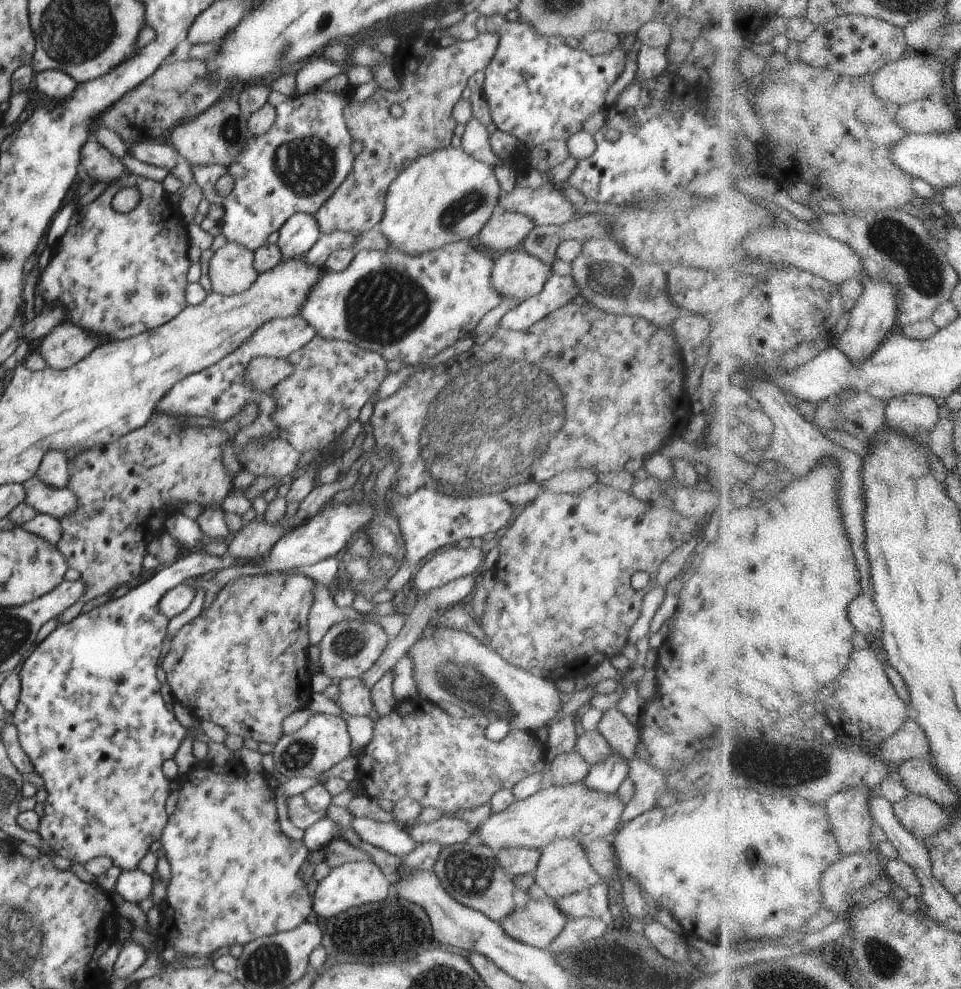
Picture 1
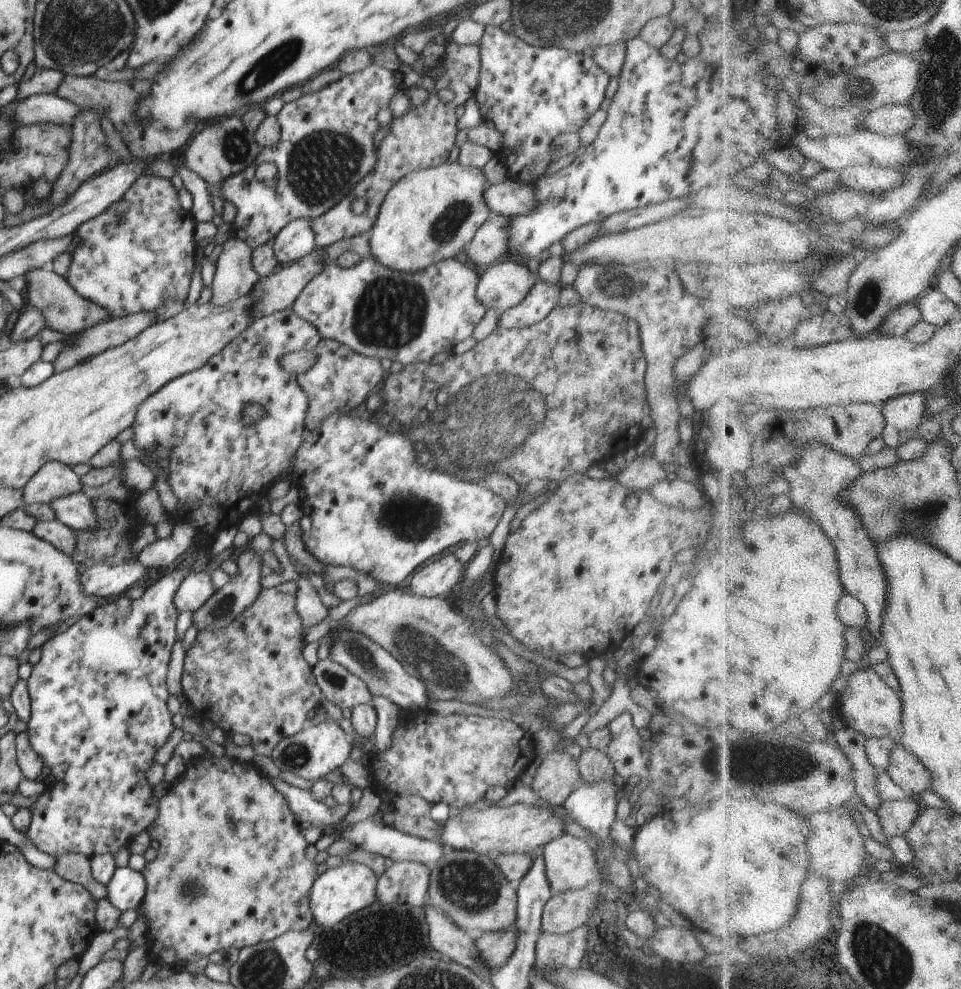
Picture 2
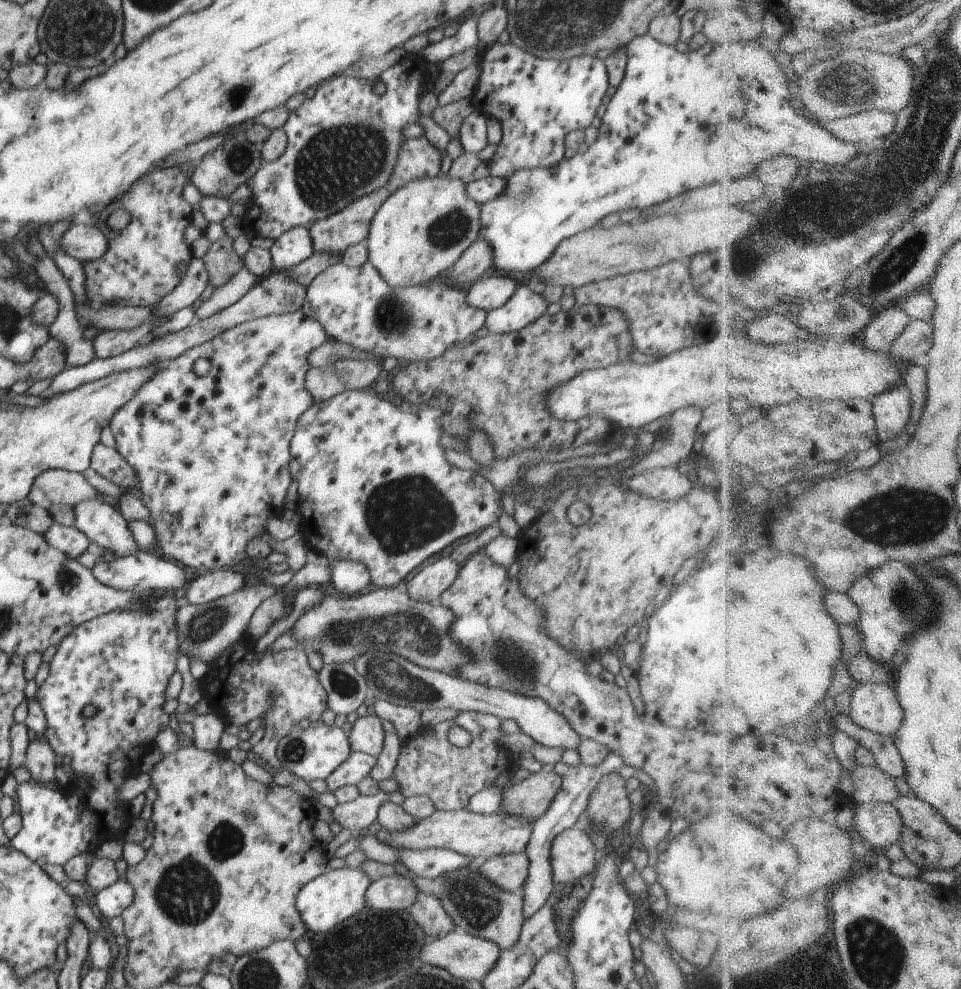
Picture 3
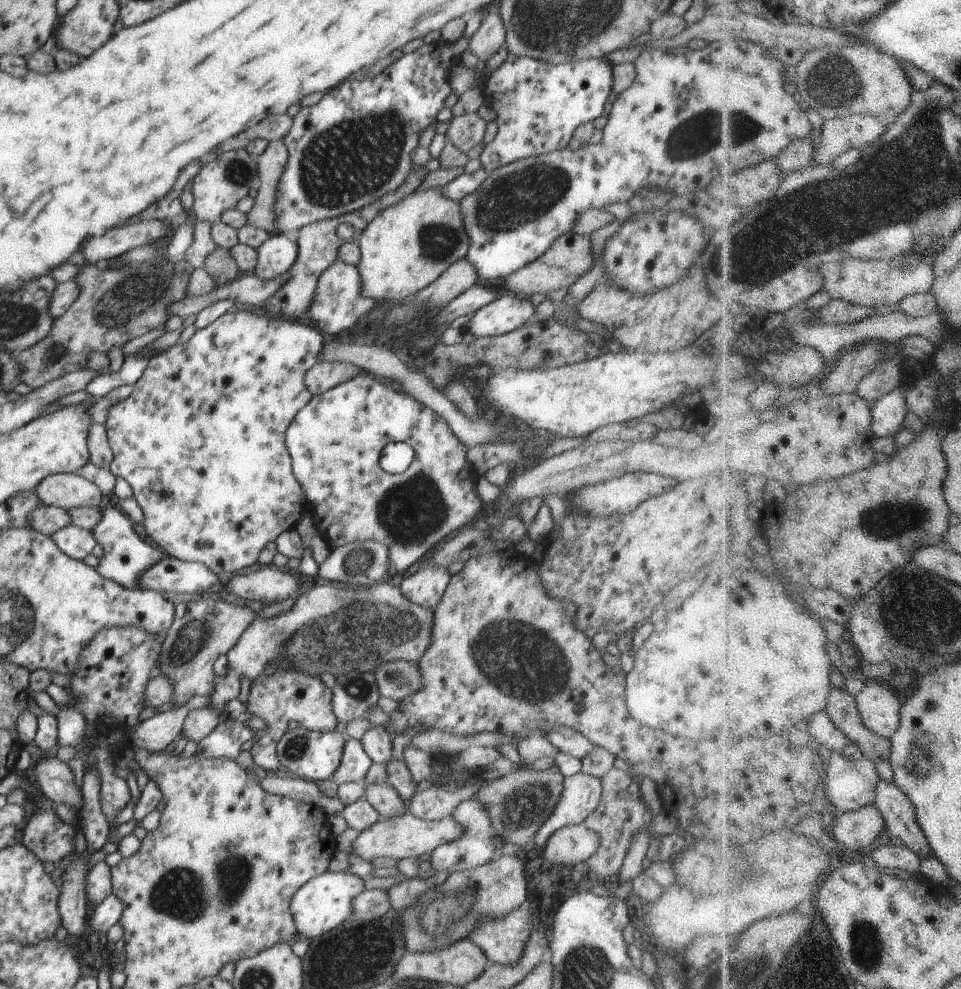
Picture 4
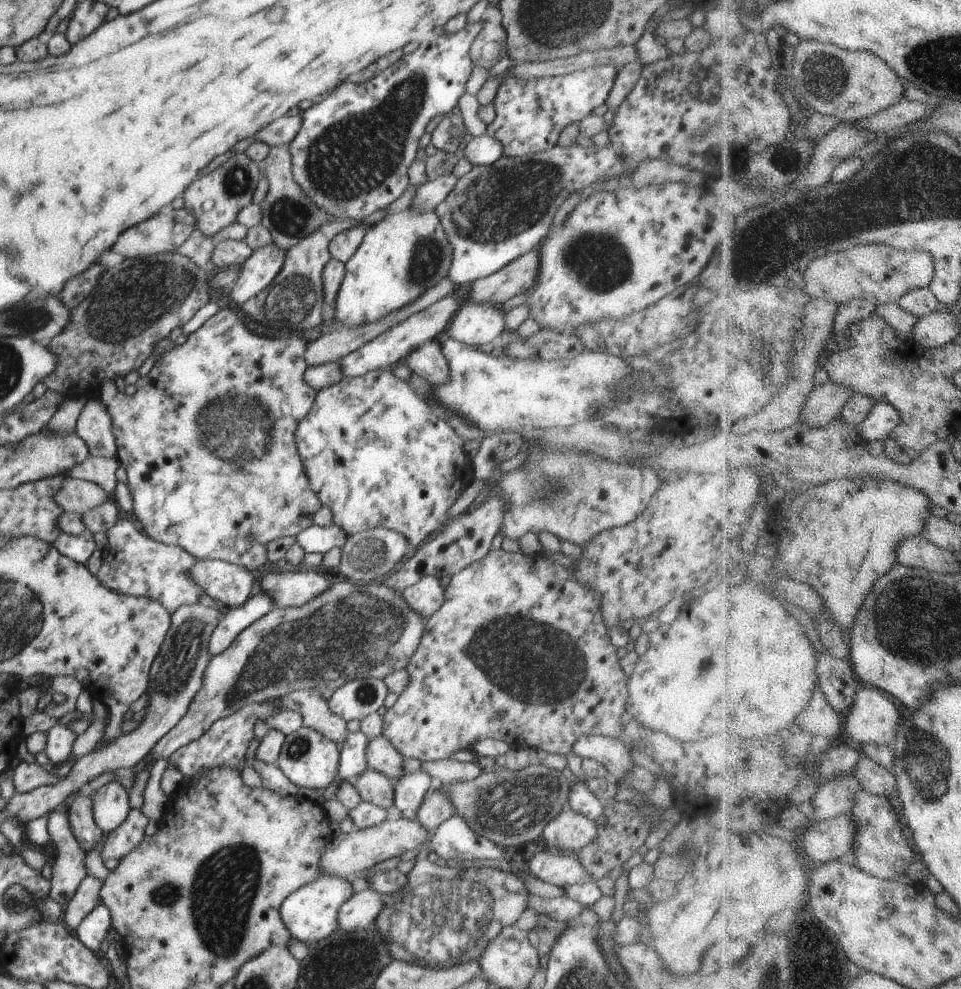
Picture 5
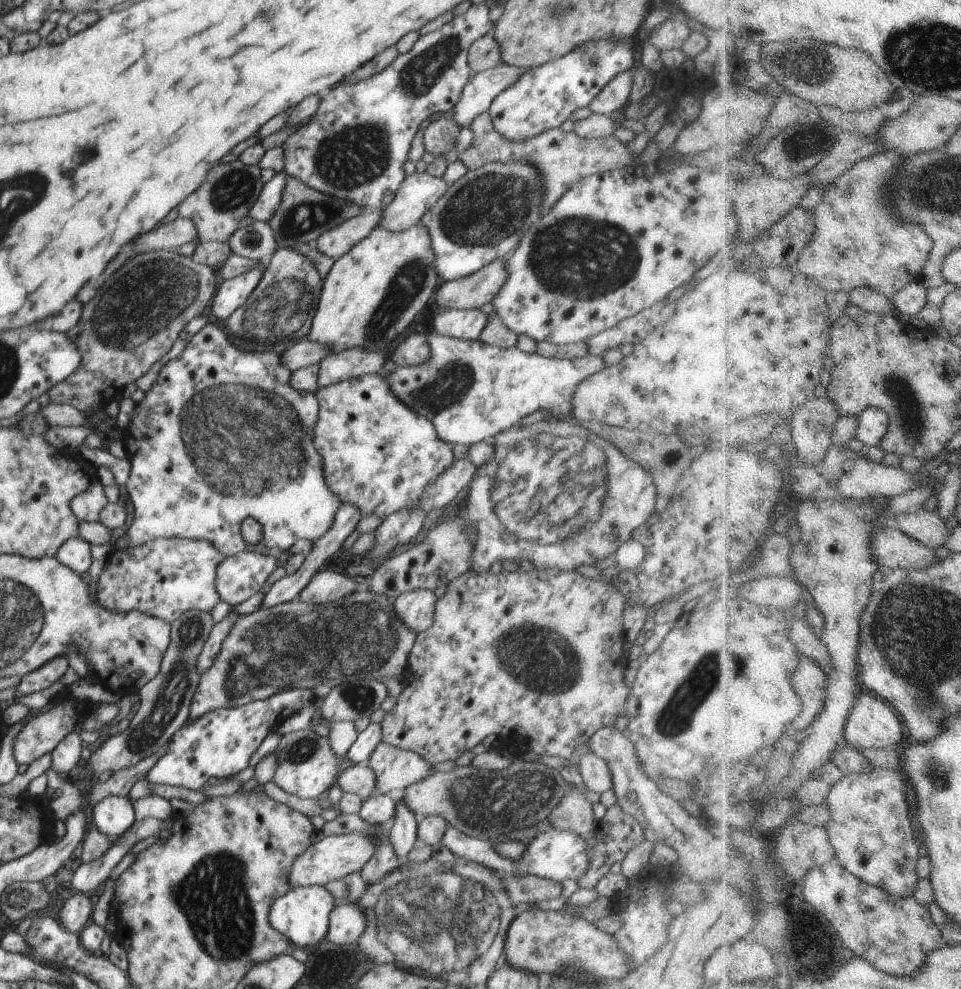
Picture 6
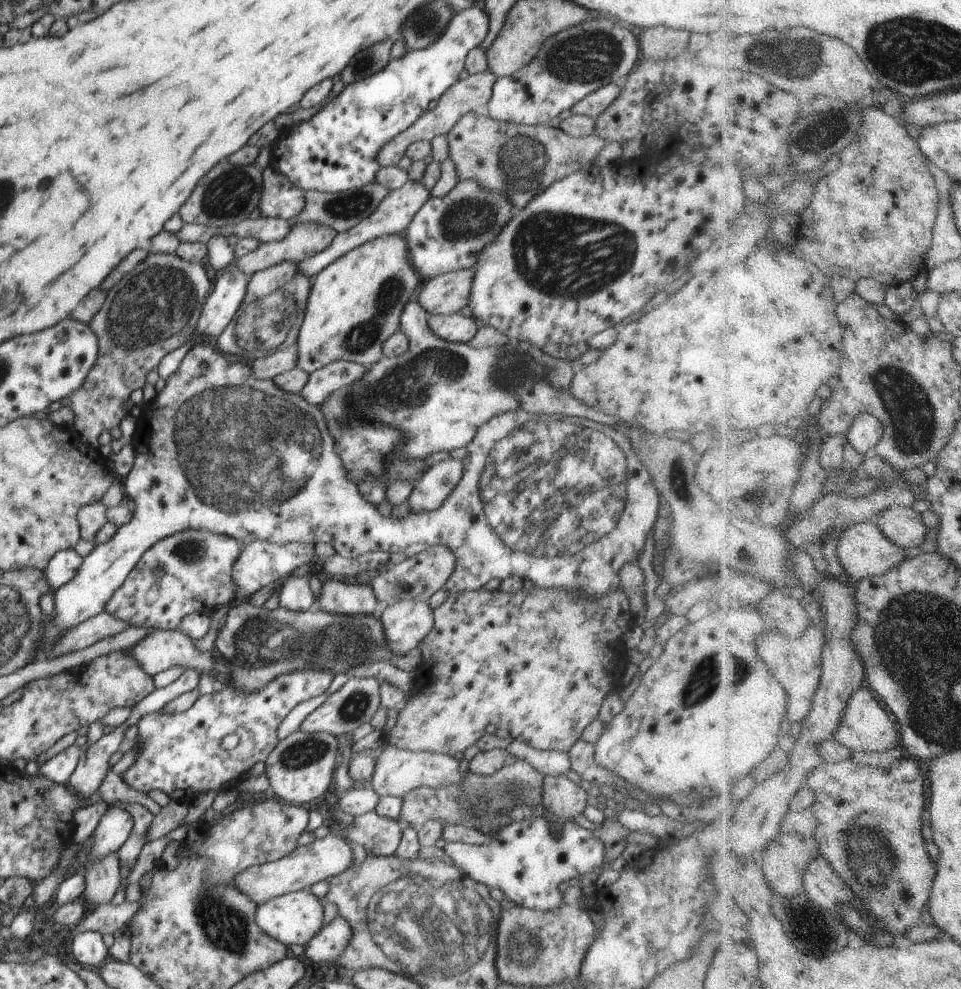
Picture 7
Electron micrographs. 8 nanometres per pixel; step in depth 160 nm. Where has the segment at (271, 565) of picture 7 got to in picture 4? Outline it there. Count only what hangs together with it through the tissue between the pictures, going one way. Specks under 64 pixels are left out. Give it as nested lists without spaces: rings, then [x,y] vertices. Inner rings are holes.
[[[166,555],[139,576],[139,588],[156,592],[194,594],[210,588],[224,589],[224,585],[205,564],[187,563]]]

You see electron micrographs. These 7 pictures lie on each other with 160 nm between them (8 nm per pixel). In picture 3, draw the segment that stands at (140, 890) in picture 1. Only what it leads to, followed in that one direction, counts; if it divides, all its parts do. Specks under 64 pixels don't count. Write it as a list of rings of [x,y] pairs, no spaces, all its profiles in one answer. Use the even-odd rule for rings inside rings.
[[[122,858],[115,862],[119,877],[112,886],[96,892],[93,897],[95,911],[102,919],[110,921],[114,916],[120,916],[134,900],[135,890],[127,879],[126,873],[129,867]]]

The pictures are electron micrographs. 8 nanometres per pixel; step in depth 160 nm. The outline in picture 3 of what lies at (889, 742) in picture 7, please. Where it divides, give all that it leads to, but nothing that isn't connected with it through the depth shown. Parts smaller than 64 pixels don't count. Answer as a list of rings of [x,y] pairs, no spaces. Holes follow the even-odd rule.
[[[859,683],[853,687],[851,717],[864,728],[896,737],[907,718],[896,687]]]

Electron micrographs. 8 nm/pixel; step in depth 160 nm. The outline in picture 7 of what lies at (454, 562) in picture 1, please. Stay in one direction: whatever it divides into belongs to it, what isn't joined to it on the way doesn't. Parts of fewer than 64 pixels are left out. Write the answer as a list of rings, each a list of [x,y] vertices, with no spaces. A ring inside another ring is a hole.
[[[401,600],[387,607],[382,621],[389,649],[394,655],[407,655],[432,630],[433,609],[427,601]]]

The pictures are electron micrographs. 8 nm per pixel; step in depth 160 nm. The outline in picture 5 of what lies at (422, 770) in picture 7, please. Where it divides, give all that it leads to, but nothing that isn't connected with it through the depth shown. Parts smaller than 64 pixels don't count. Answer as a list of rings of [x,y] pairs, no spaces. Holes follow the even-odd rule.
[[[380,733],[369,739],[366,747],[367,766],[385,774],[392,781],[398,780],[403,772],[405,758],[392,746],[392,743]]]

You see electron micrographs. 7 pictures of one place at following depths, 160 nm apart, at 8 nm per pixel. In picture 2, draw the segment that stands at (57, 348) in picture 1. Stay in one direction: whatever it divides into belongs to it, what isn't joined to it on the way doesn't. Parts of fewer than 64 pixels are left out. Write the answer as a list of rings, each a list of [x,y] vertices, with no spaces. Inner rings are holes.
[[[136,313],[119,319],[100,321],[93,327],[81,330],[74,340],[62,342],[63,349],[53,362],[55,372],[68,370],[102,351],[124,344],[156,320],[153,313]]]

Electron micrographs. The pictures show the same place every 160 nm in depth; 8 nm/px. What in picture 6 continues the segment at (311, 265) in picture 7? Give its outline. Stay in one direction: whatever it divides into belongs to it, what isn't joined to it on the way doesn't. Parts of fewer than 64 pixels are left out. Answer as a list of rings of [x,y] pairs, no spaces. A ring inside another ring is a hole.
[[[425,171],[408,175],[394,200],[383,209],[384,214],[377,227],[398,232],[417,225],[448,187],[442,177],[432,176]]]

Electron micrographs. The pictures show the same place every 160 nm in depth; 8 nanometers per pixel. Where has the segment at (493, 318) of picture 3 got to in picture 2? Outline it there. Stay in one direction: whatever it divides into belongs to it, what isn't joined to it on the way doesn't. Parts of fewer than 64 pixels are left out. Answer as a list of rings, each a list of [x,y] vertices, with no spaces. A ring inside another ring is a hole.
[[[538,280],[522,302],[506,309],[499,316],[499,326],[505,329],[521,329],[544,320],[558,304],[561,289],[560,282]]]

